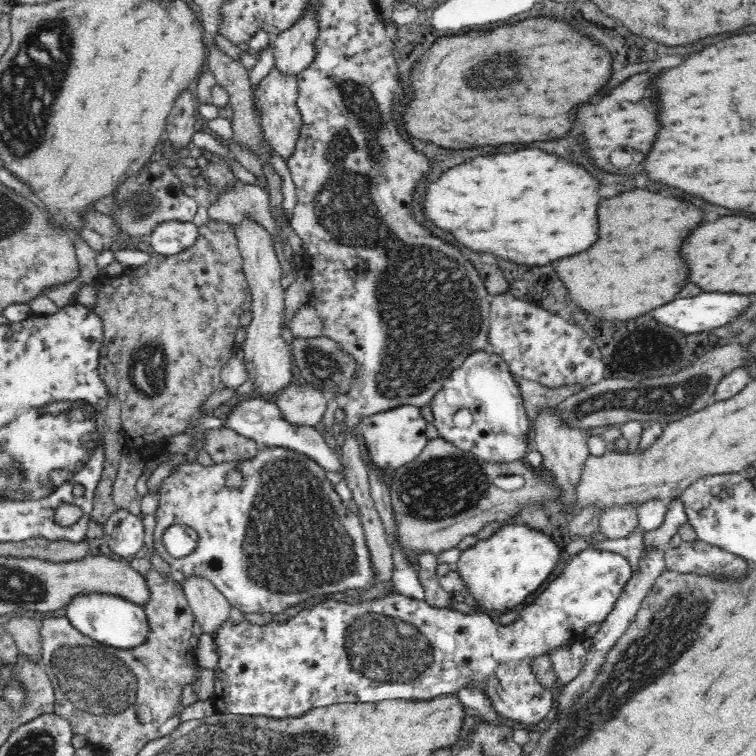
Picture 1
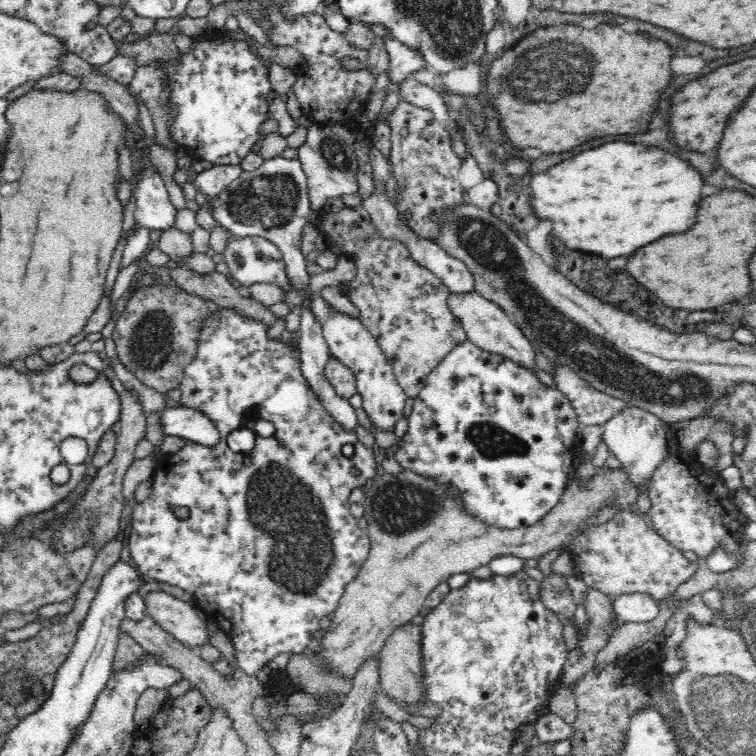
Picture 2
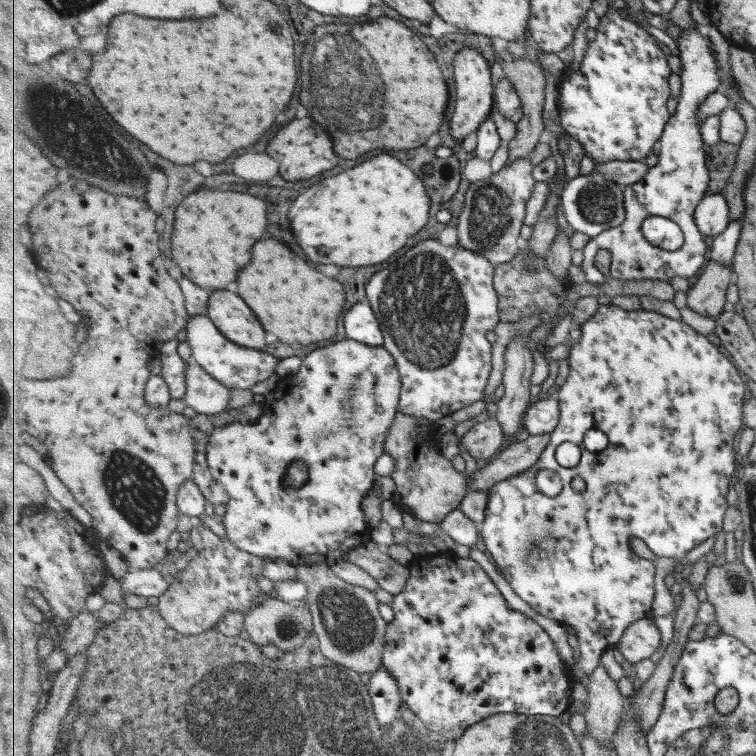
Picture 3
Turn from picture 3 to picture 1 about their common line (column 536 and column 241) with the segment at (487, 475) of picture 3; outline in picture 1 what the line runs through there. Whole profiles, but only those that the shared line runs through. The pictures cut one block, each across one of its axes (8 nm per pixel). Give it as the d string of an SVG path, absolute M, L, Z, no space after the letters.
M226 427L204 431L203 442L203 447L216 465L254 458L260 449L254 440Z

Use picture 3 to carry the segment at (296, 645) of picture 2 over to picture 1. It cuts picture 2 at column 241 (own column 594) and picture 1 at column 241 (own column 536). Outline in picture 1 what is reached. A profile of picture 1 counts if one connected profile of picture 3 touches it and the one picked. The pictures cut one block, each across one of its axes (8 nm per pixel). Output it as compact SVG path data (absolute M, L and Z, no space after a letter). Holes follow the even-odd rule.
M261 448L258 454L254 458L244 460L243 462L228 462L219 465L202 466L197 461L184 462L178 468L176 468L170 476L164 479L160 491L155 495L158 497L159 505L156 510L156 529L154 530L154 547L160 557L164 561L164 566L172 571L180 571L184 576L190 576L190 574L198 574L199 576L206 576L216 588L224 594L231 605L238 607L243 613L247 612L262 612L268 611L272 614L280 614L300 602L309 600L314 596L322 596L334 592L344 592L349 588L363 590L364 588L374 587L376 585L377 574L373 567L371 552L368 548L367 539L365 538L365 531L360 519L346 506L337 494L334 485L329 480L324 478L324 474L314 474L312 470L312 462L308 460L307 456L300 453L286 450L285 448ZM227 469L235 469L235 472L239 472L241 476L240 486L228 486ZM173 525L183 525L192 528L196 535L198 535L198 544L194 547L192 552L189 552L188 556L182 556L182 558L175 558L170 556L166 545L164 545L164 534L166 530Z

